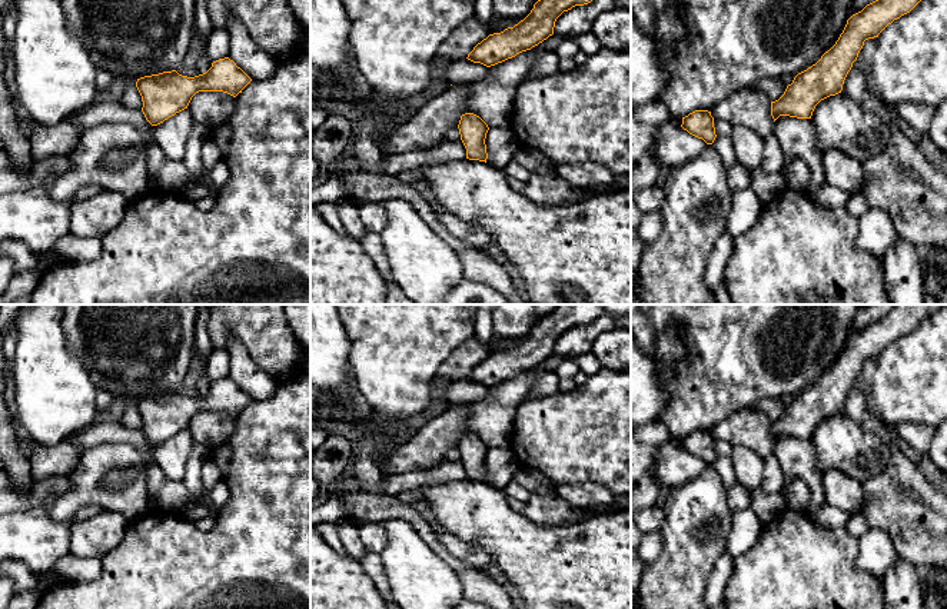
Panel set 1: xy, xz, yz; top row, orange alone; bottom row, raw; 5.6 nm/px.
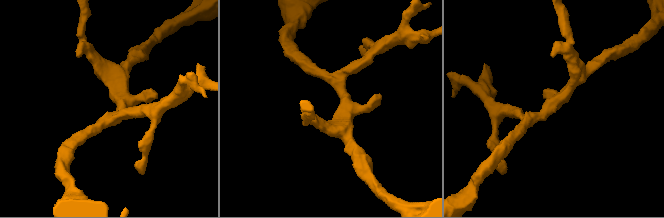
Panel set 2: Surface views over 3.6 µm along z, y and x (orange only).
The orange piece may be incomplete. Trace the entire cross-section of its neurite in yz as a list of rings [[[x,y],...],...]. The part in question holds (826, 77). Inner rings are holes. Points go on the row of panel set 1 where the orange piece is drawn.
[[[875,0],[853,14],[835,44],[815,64],[798,73],[778,100],[771,102],[774,122],[780,116],[811,119],[821,100],[841,93],[864,41],[878,37],[888,24],[910,13],[920,1]]]

